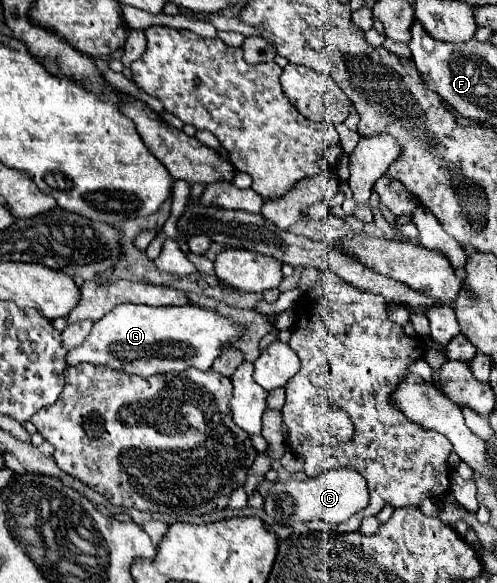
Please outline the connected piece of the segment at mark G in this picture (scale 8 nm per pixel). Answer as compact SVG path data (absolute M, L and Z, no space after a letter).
M120 304L100 322L94 322L94 328L84 344L74 348L72 356L68 356L68 364L74 366L80 362L90 362L140 376L182 372L190 366L208 370L214 358L220 354L220 346L232 344L240 334L242 328L238 324L196 304L158 308L142 304Z

